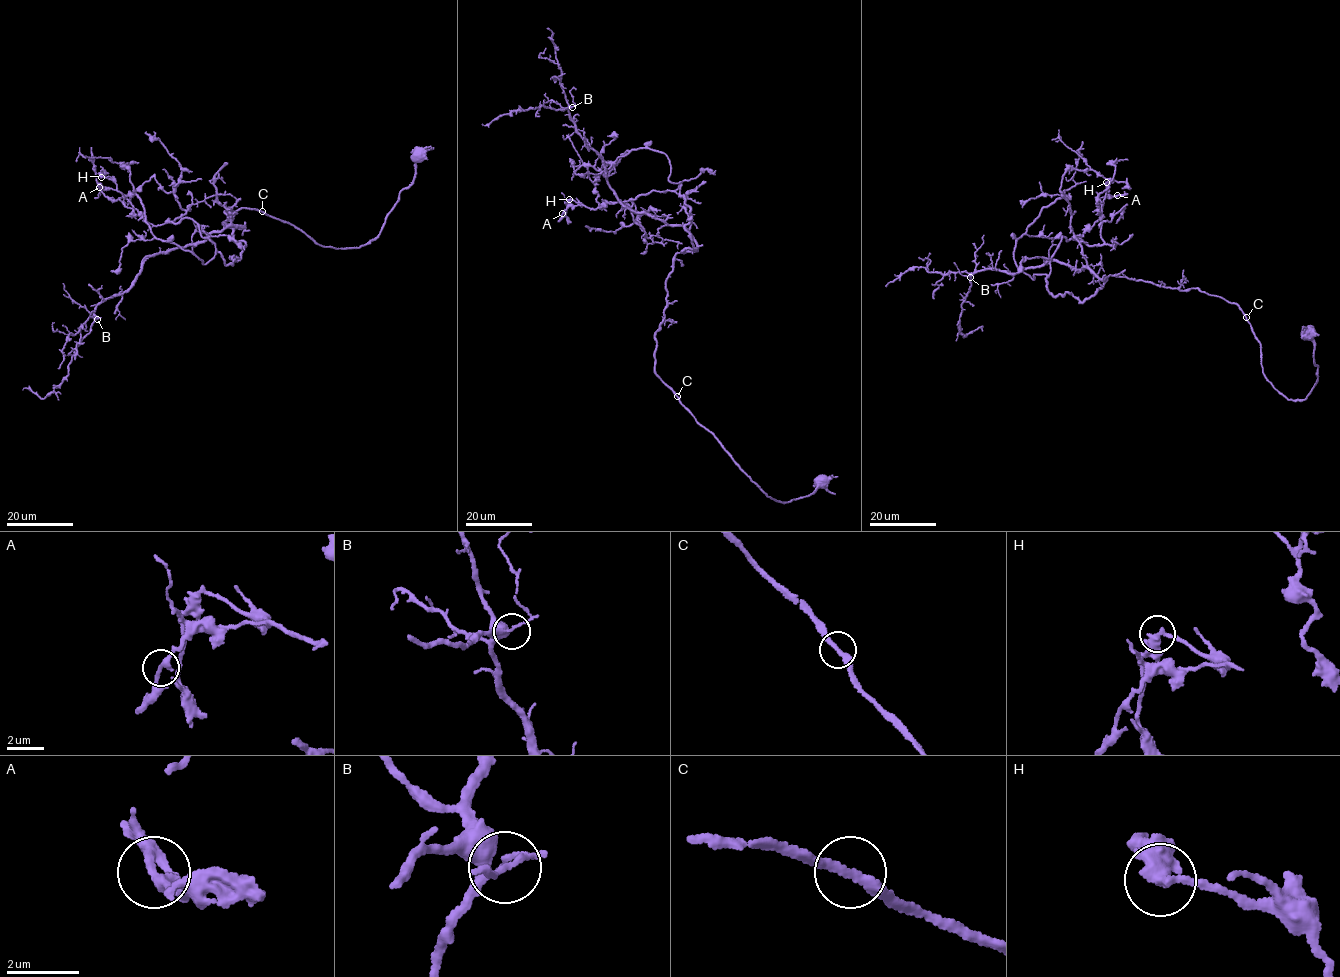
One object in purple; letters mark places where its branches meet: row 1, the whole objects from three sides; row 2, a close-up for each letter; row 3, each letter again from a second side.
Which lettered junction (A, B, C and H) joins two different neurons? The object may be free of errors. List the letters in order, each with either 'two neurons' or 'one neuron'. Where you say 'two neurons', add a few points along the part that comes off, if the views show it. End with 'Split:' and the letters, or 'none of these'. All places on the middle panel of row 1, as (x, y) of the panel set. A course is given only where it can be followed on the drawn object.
A: one neuron
B: one neuron
C: one neuron
H: one neuron
Split: none of these

